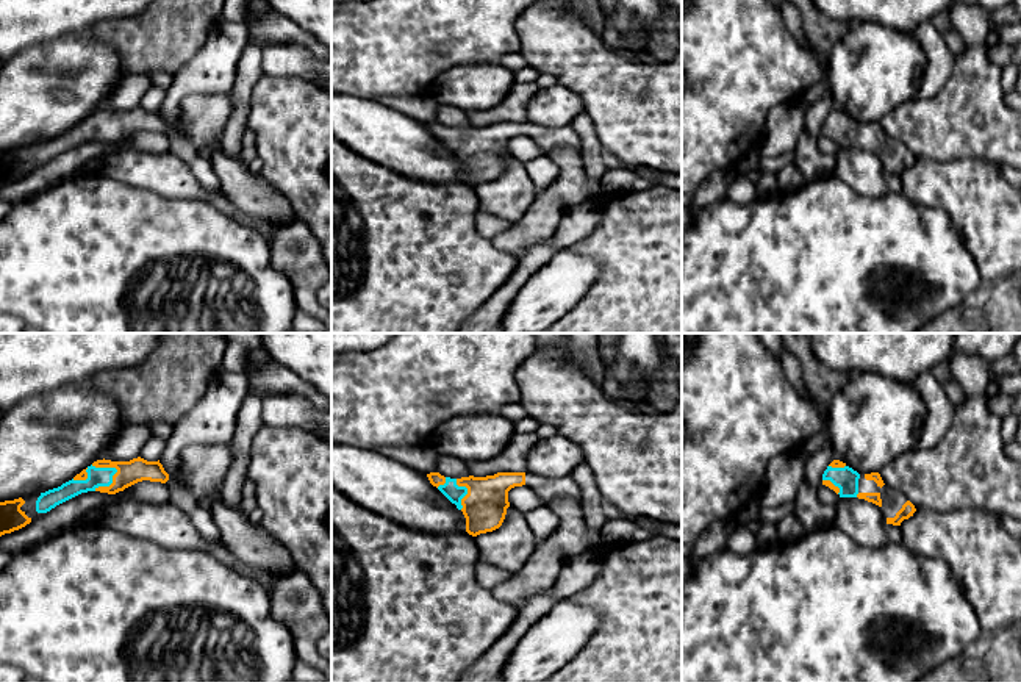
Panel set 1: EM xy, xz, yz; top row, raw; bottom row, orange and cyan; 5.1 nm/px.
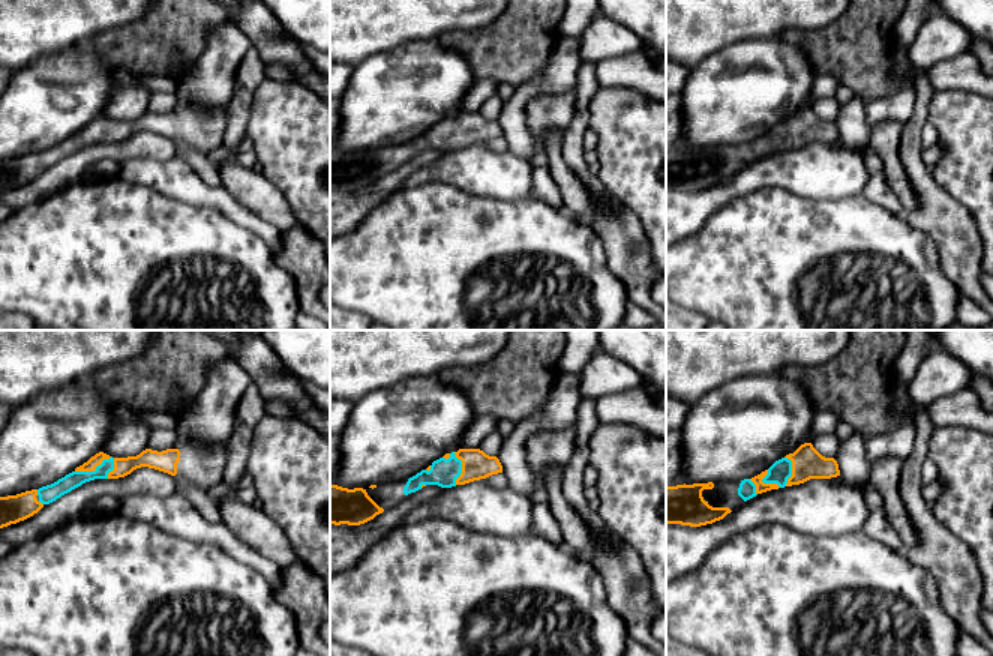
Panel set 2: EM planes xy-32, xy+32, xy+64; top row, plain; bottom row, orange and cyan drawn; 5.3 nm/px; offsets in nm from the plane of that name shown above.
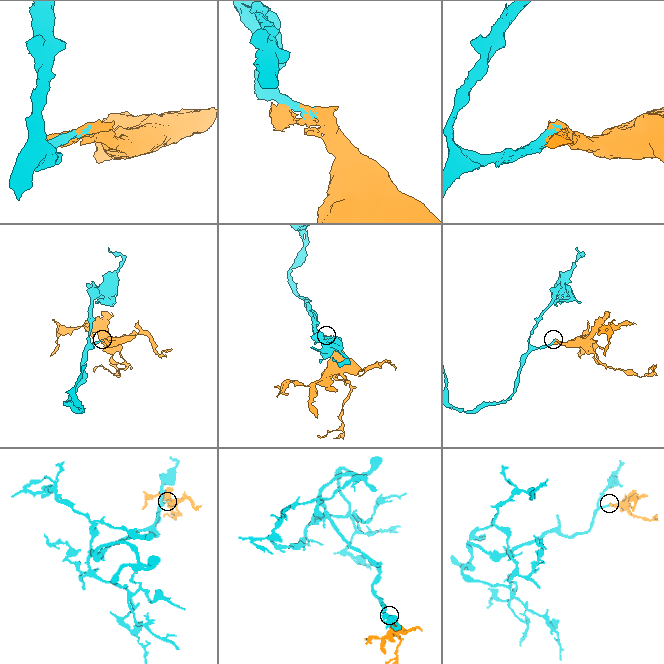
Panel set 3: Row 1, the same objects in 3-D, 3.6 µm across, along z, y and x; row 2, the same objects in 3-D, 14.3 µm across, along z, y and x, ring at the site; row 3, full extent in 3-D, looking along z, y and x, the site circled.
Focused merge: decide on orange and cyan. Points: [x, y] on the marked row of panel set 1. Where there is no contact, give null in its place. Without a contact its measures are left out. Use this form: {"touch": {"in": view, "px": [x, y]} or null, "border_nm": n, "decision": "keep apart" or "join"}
{"touch": {"in": "xy", "px": [111, 484]}, "border_nm": 170, "decision": "join"}

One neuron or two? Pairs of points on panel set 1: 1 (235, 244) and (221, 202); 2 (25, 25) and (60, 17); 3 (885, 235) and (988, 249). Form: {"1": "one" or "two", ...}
{"1": "two", "2": "one", "3": "two"}

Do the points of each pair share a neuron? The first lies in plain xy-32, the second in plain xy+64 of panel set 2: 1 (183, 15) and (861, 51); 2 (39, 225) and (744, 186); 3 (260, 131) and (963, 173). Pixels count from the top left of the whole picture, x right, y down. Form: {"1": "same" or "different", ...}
{"1": "same", "2": "different", "3": "same"}

